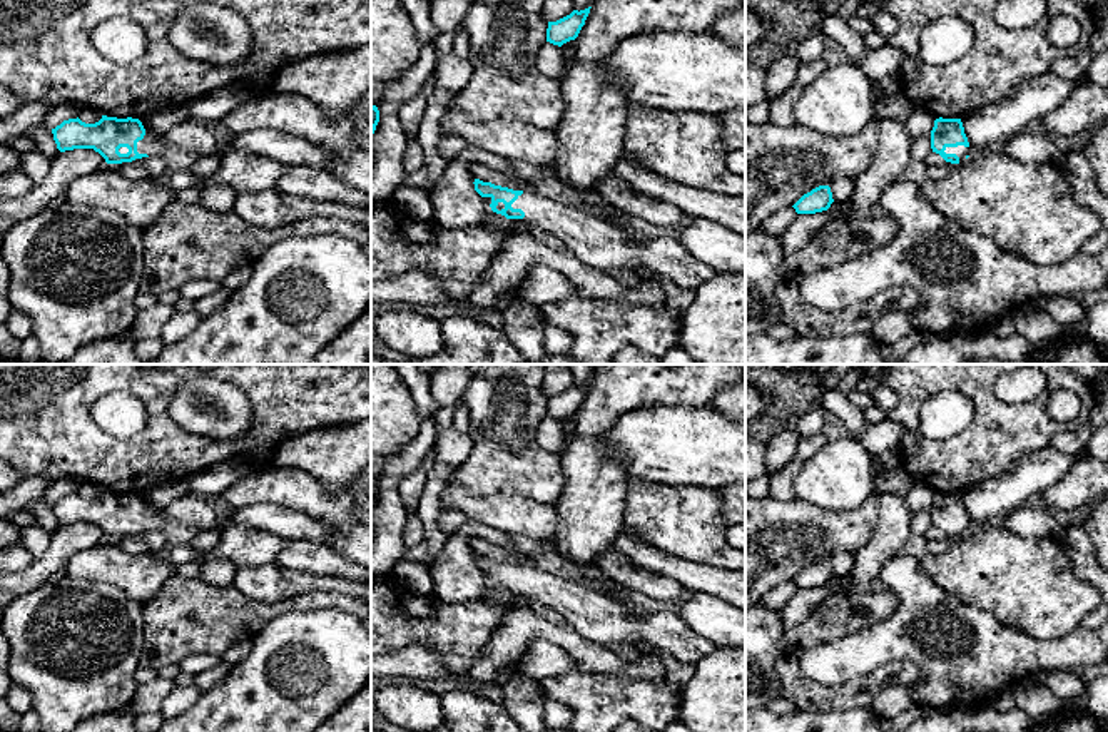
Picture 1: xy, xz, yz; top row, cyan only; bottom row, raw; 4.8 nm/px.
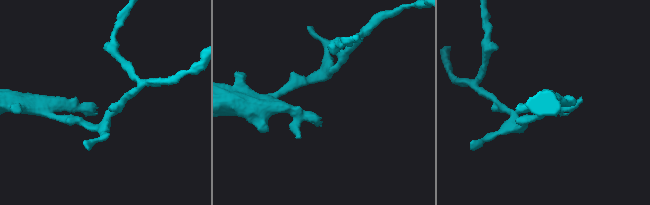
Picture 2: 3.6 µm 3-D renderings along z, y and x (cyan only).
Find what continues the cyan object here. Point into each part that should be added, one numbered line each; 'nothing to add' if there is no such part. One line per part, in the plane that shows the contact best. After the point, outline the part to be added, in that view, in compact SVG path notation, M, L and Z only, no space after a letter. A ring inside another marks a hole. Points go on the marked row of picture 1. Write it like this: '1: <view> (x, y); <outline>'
1: yz (960, 151); M958 145L958 147L946 147L946 154L956 154L959 157L959 162L964 162L968 155L973 154L969 147Z

